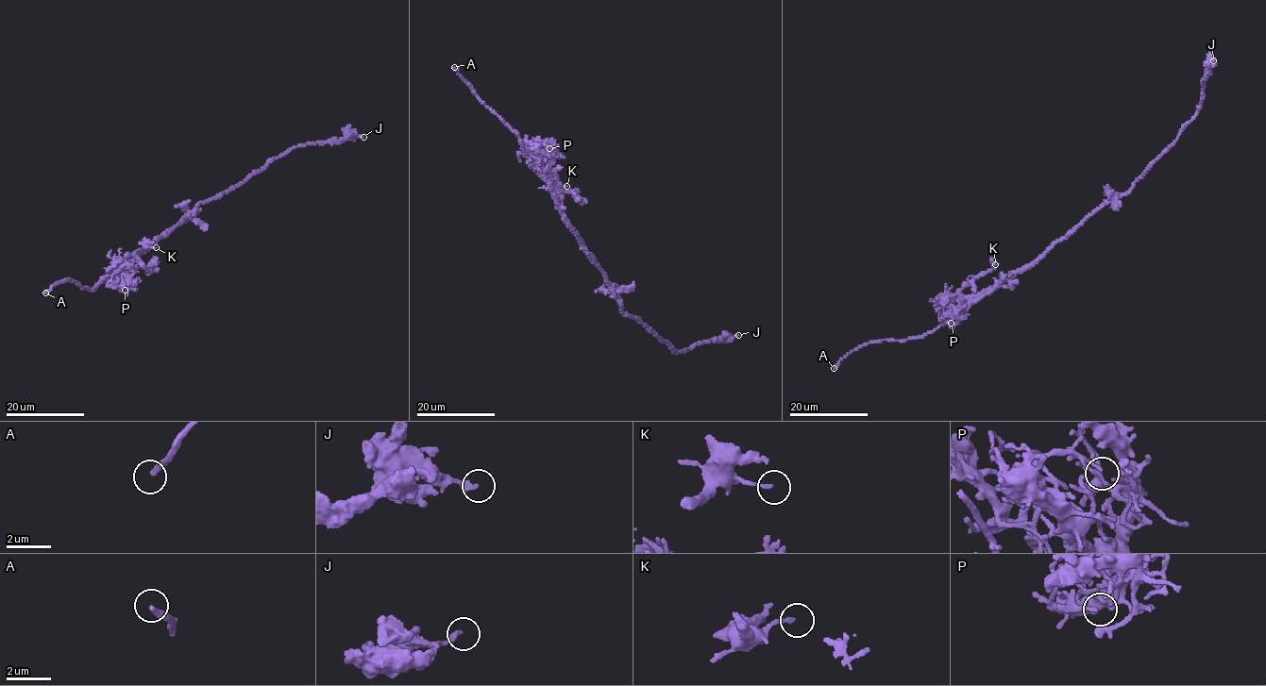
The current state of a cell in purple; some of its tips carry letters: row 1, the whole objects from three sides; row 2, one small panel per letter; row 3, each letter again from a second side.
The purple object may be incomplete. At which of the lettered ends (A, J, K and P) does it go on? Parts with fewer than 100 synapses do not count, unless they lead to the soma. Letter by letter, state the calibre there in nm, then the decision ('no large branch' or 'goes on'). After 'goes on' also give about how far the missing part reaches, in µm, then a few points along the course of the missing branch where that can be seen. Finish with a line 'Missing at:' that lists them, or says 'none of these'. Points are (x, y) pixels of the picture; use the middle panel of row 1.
A: 240 nm thick; goes on; about 10 µm are missing; missing branch runs (454, 67), (456, 61), (452, 49)
J: 180 nm thick; no large branch
K: 150 nm thick; no large branch
P: 80 nm thick; no large branch
Missing at: A

